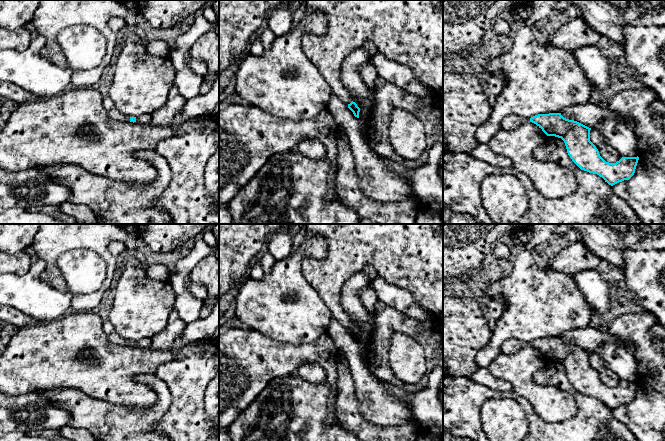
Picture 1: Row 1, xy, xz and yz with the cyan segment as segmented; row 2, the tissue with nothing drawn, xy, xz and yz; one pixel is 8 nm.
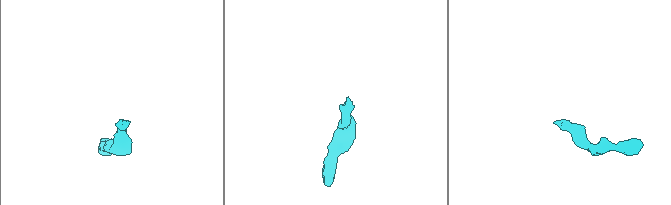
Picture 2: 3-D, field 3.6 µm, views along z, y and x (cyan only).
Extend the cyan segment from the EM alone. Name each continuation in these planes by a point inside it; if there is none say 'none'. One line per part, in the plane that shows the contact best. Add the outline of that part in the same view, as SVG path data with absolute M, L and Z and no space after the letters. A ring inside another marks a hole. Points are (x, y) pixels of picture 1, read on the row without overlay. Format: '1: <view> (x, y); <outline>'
1: xy (114, 337); M113 332L110 335L108 335L108 339L112 343L114 343L116 345L119 345L119 346L123 346L123 347L130 346L130 341L125 339L125 338L123 338L122 336L120 336L116 332Z

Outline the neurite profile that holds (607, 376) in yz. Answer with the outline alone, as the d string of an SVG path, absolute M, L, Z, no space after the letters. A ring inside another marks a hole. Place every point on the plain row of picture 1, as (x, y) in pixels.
M590 354L590 365L596 370L600 380L606 386L616 387L622 382L621 378L606 366L603 359L598 354Z

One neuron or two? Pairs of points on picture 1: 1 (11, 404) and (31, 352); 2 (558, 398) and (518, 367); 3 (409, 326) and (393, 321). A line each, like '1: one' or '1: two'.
1: two
2: one
3: one

